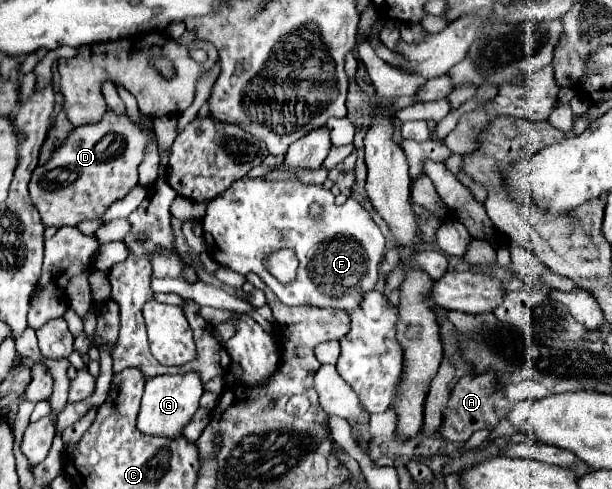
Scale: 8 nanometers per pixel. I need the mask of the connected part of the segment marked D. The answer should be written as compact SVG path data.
M107 110L107 114L103 116L103 122L97 124L89 124L89 126L79 126L75 128L67 142L55 150L53 158L45 164L35 168L33 178L29 182L29 192L31 192L31 200L35 204L35 208L39 210L41 222L43 226L55 226L55 228L63 228L63 226L75 226L81 220L89 220L89 218L101 218L103 212L119 198L123 198L135 184L137 184L137 166L143 160L143 152L145 152L145 144L151 136L155 136L153 132L153 122L151 118L143 118L143 124L147 126L147 130L135 126L127 116L115 116L111 110Z

